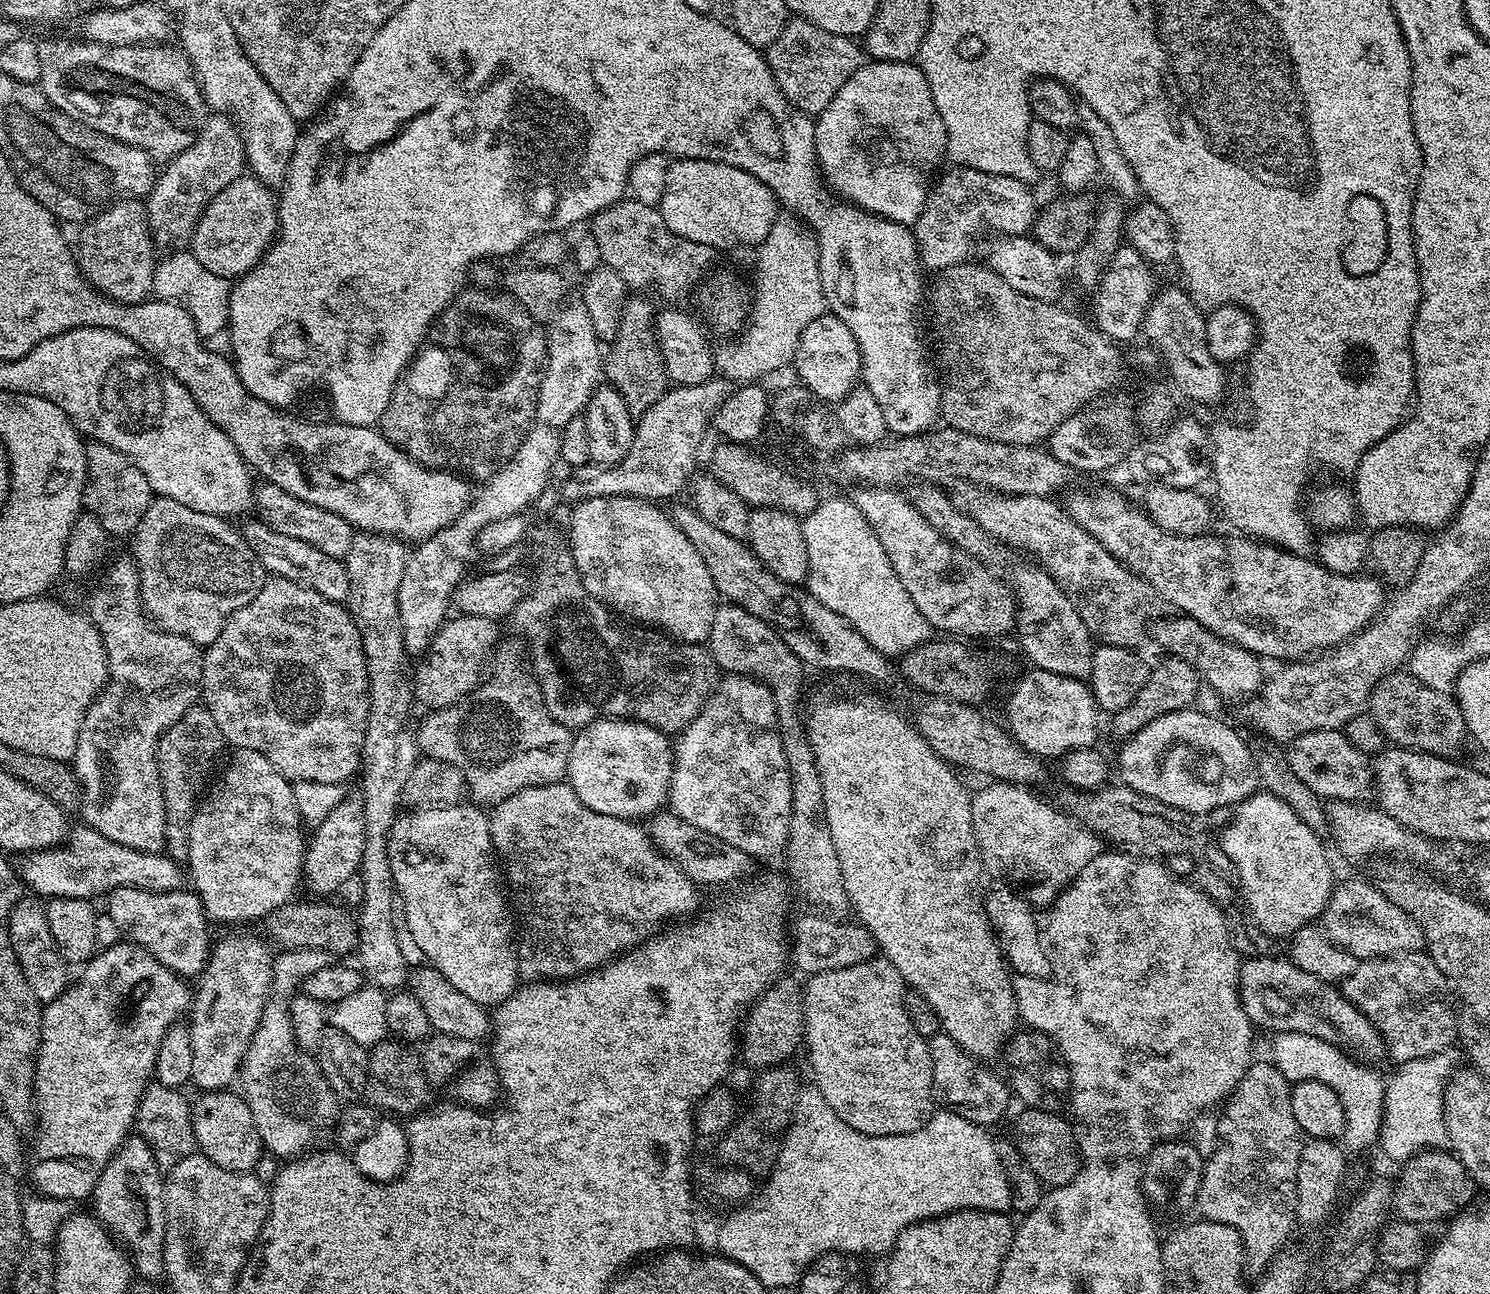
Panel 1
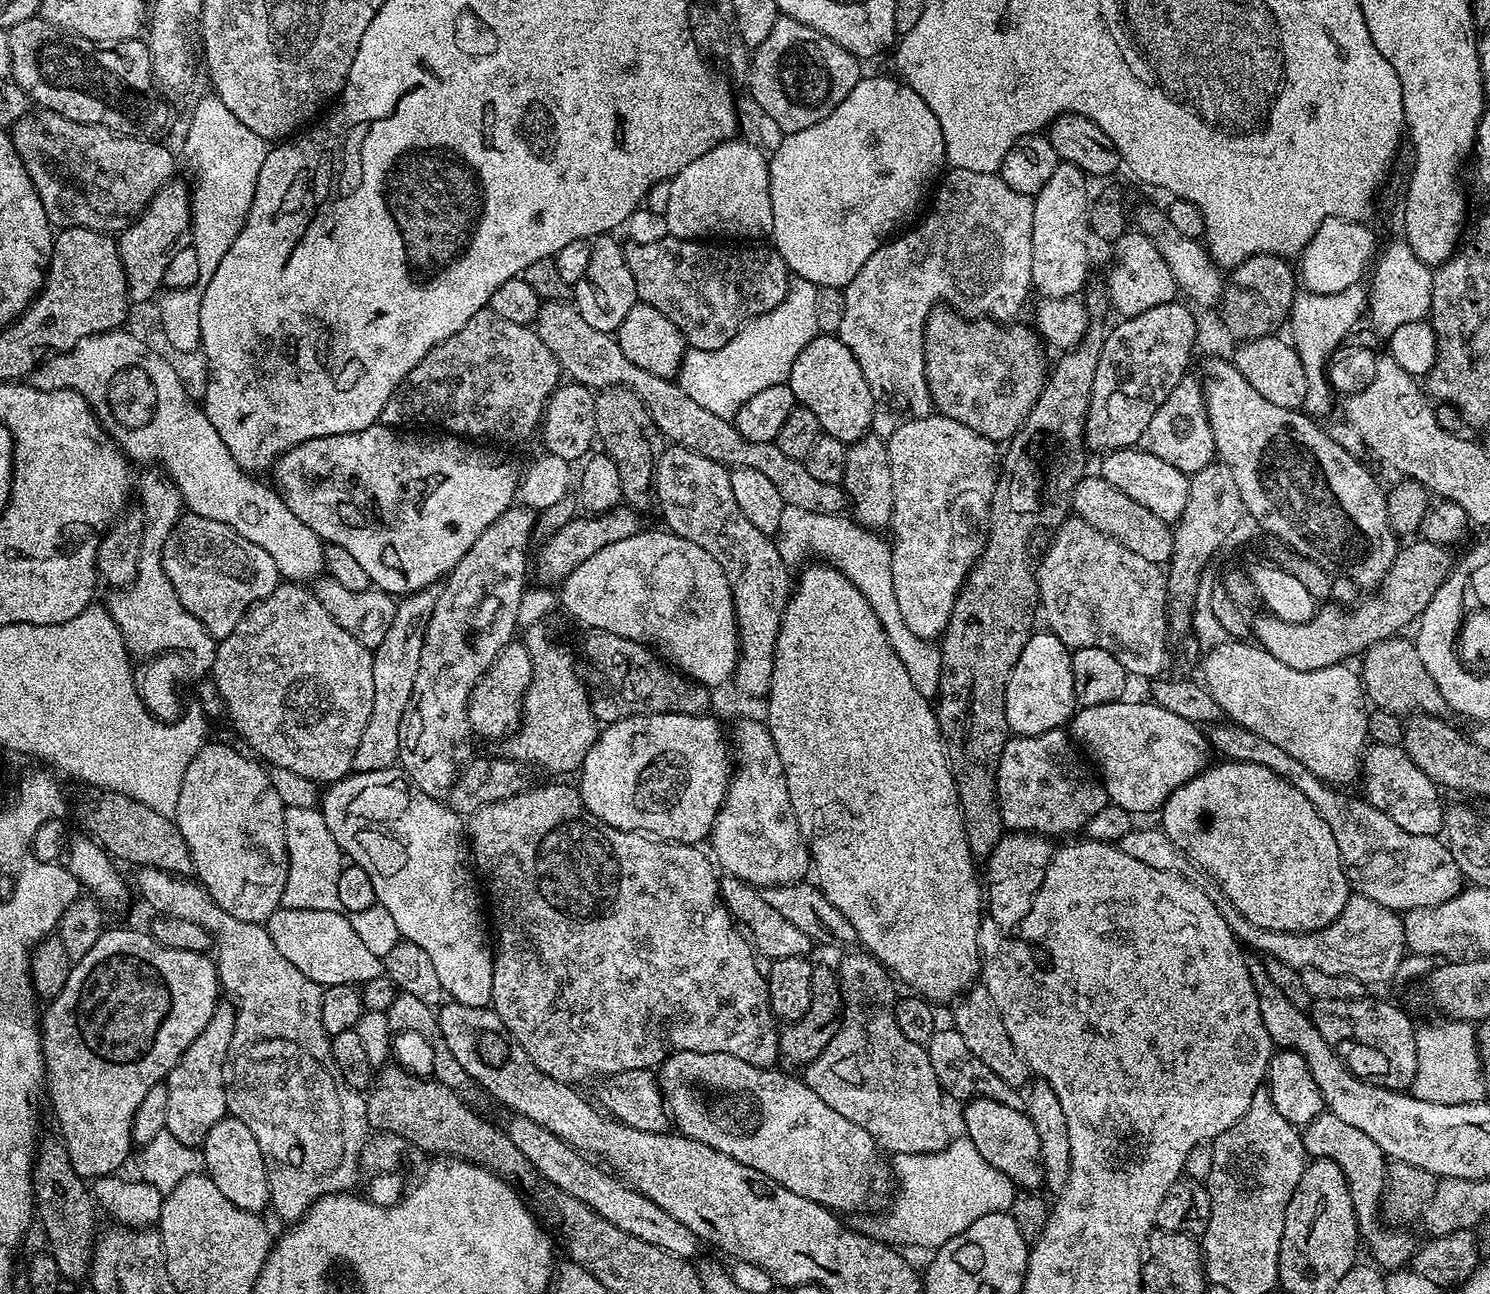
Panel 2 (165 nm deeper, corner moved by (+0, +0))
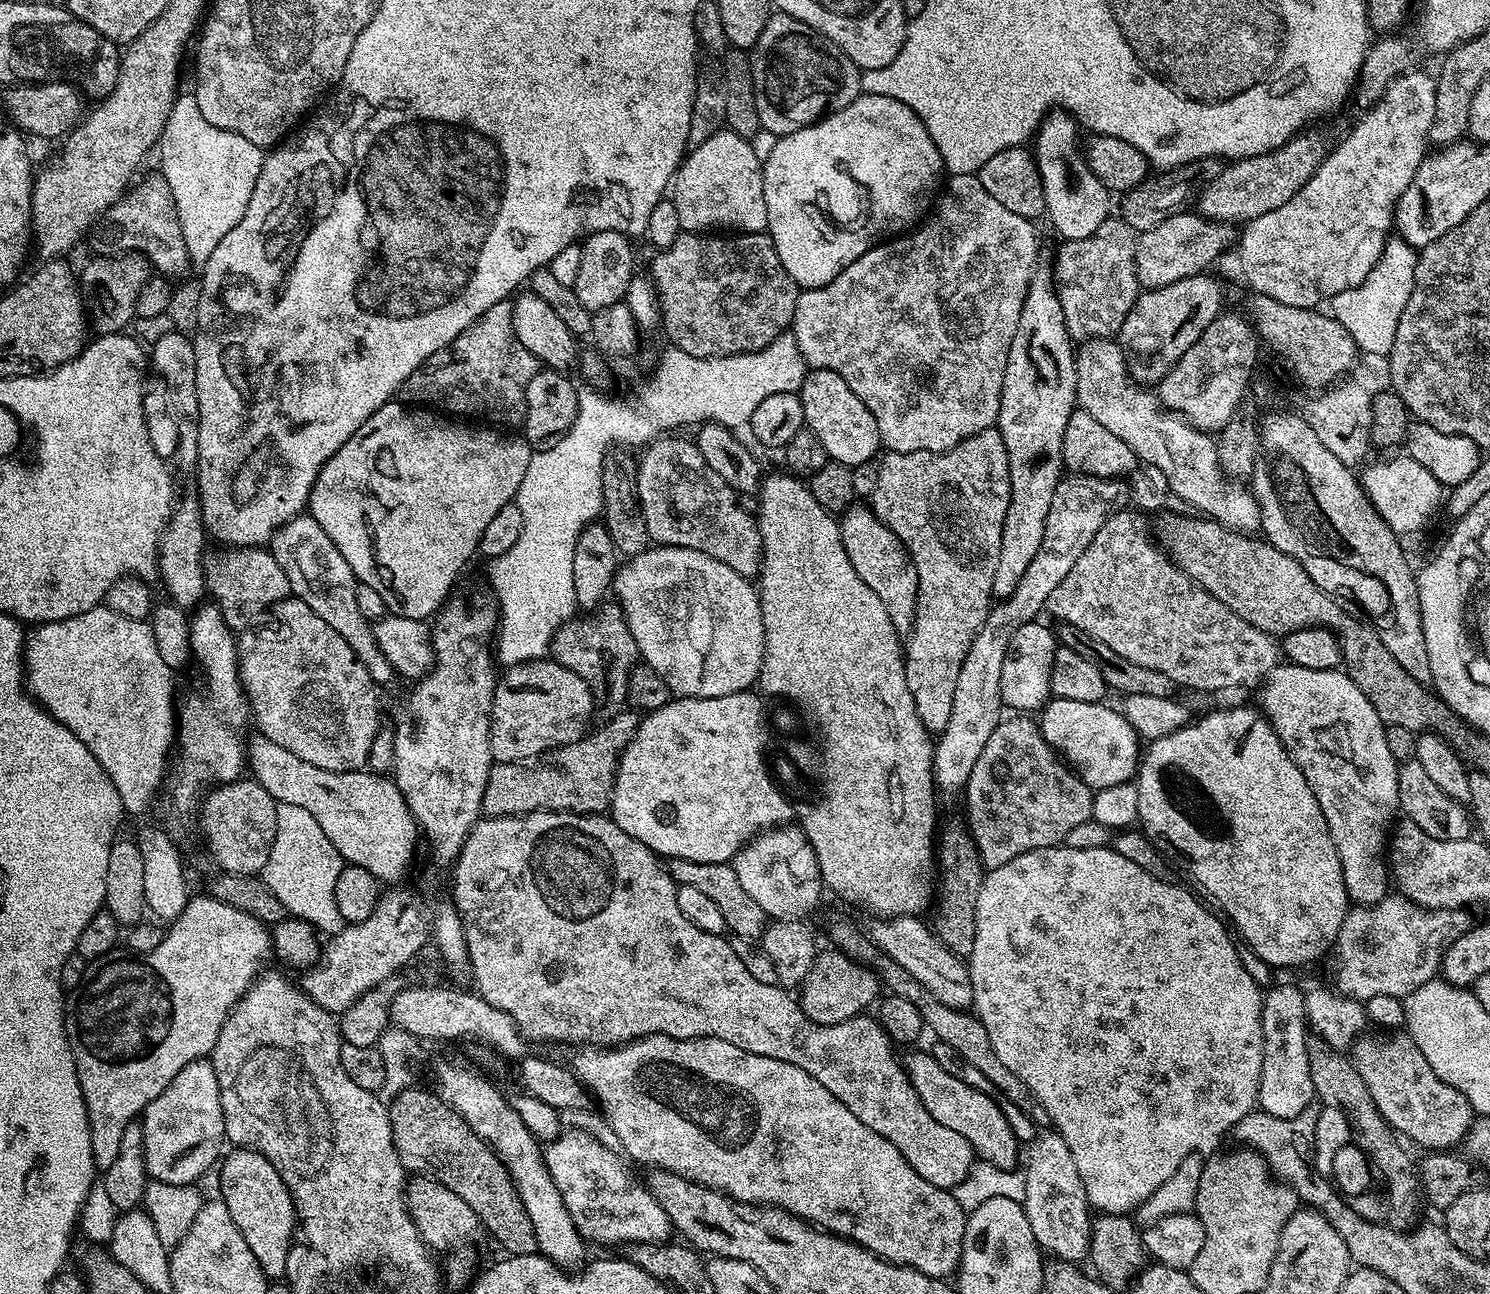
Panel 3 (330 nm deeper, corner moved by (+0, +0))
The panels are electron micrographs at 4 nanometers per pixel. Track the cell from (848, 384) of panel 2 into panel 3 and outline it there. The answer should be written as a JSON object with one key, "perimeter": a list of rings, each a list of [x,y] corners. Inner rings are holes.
{"perimeter":[[[811,369],[805,375],[798,395],[807,431],[818,434],[818,442],[826,446],[829,461],[856,470],[876,451],[881,451],[878,422],[874,422],[874,414],[870,414],[870,410],[866,410],[866,402],[862,402],[862,398],[846,386],[846,378],[842,378],[842,374],[834,370]]]}

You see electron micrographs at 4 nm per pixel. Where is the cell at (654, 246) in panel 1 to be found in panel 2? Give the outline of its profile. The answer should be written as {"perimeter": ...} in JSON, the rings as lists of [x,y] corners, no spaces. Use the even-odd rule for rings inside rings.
{"perimeter":[[[667,238],[653,245],[629,243],[624,250],[626,262],[634,274],[639,303],[662,310],[662,314],[678,326],[689,349],[718,350],[726,346],[743,324],[763,312],[774,310],[788,293],[790,273],[782,254],[775,247],[768,245],[767,248],[764,242],[749,243],[749,248],[719,248],[716,244],[719,243]]]}

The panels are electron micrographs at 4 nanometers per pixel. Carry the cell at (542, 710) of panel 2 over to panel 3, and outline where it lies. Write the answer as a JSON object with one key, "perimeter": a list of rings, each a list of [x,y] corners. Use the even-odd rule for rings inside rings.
{"perimeter":[[[616,602],[605,603],[594,618],[567,620],[554,634],[550,649],[551,659],[574,670],[574,674],[578,674],[578,678],[582,678],[582,682],[590,686],[595,711],[599,715],[601,712],[604,718],[615,716],[625,707],[628,699],[628,676],[637,667],[639,655],[634,634],[630,634],[624,612]]]}

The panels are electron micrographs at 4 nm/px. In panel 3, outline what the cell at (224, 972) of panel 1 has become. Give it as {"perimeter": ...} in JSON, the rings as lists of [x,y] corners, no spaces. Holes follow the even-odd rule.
{"perimeter":[[[201,1058],[182,1066],[182,1070],[174,1074],[174,1082],[170,1082],[170,1086],[166,1086],[166,1090],[162,1090],[162,1094],[154,1098],[154,1102],[145,1106],[142,1113],[142,1127],[144,1129],[144,1157],[149,1177],[167,1184],[195,1185],[196,1179],[212,1163],[215,1165],[221,1159],[220,1143],[223,1145],[226,1140],[222,1094],[218,1090],[218,1074],[214,1074],[211,1059]]]}

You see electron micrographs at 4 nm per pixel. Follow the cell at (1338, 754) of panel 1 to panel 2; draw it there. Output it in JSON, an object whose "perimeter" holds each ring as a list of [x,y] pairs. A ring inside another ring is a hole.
{"perimeter":[[[1373,743],[1364,753],[1362,761],[1363,795],[1369,804],[1382,810],[1402,830],[1410,834],[1439,837],[1445,831],[1444,814],[1445,805],[1440,805],[1441,789],[1406,754],[1401,745],[1380,745]]]}

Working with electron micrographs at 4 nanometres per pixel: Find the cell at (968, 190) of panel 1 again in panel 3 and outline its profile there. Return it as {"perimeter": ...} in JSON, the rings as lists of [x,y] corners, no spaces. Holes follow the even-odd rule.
{"perimeter":[[[971,172],[949,175],[938,203],[915,231],[877,244],[869,252],[862,254],[862,258],[850,262],[850,266],[846,266],[846,270],[842,270],[842,274],[838,274],[838,278],[834,278],[826,286],[801,291],[794,310],[790,335],[798,342],[798,350],[805,365],[809,369],[834,370],[842,374],[842,378],[846,378],[846,386],[850,386],[850,390],[854,390],[854,394],[858,394],[858,398],[866,402],[866,410],[874,414],[881,445],[889,452],[948,452],[966,438],[985,432],[995,425],[998,418],[1002,378],[1006,374],[1010,342],[1014,342],[1014,330],[1018,330],[1018,318],[1022,318],[1022,306],[1026,302],[1028,287],[1038,267],[1036,227],[1033,221],[1022,218],[1022,214],[1006,210],[1006,206],[994,199],[986,191],[986,186],[982,186],[979,175]]]}

